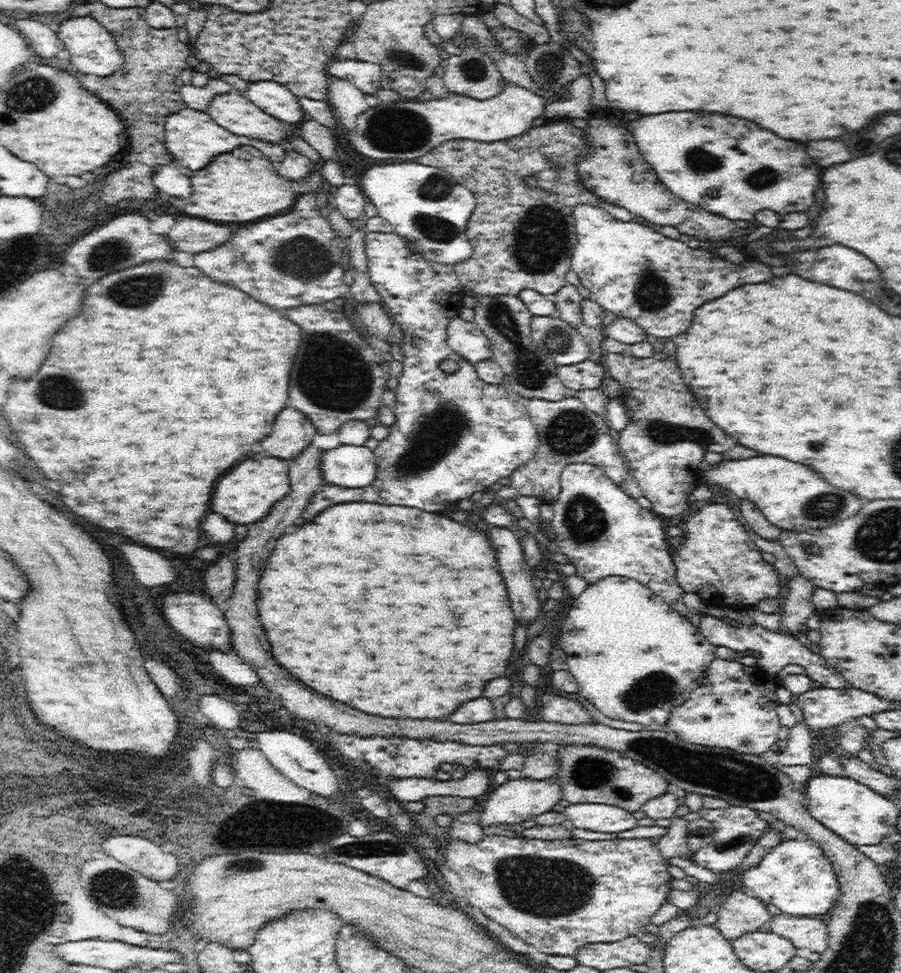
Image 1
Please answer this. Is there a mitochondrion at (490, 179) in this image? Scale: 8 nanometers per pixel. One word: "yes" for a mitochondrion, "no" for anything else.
no

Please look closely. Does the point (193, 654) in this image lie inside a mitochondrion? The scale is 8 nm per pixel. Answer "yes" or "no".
no

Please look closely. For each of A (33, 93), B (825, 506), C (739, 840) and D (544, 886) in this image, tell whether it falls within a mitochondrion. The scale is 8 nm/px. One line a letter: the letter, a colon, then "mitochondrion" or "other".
A: mitochondrion
B: mitochondrion
C: mitochondrion
D: mitochondrion

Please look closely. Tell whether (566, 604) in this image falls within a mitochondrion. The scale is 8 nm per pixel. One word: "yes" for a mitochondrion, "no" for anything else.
no

